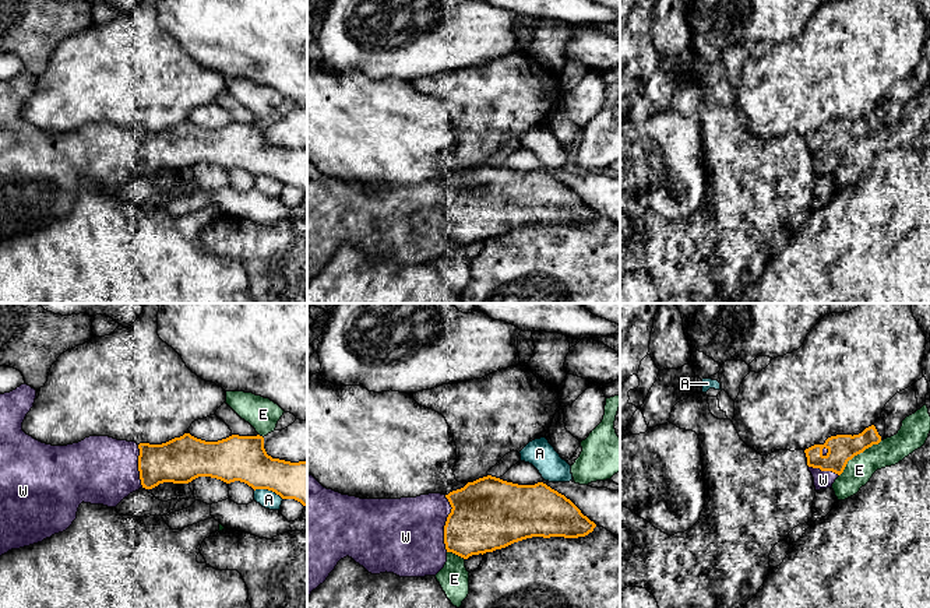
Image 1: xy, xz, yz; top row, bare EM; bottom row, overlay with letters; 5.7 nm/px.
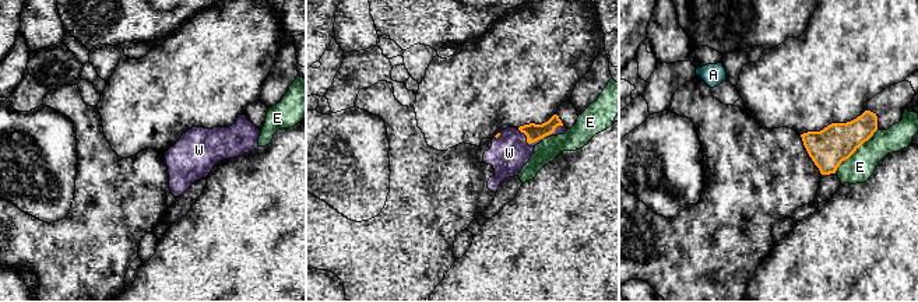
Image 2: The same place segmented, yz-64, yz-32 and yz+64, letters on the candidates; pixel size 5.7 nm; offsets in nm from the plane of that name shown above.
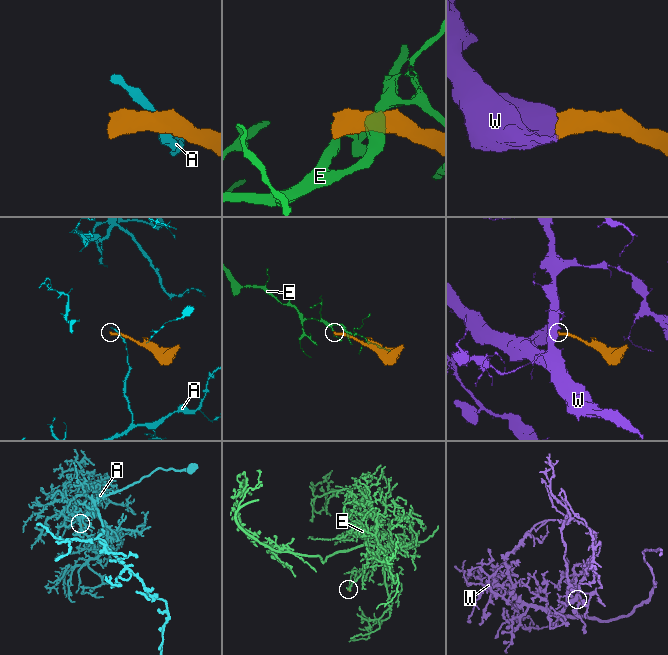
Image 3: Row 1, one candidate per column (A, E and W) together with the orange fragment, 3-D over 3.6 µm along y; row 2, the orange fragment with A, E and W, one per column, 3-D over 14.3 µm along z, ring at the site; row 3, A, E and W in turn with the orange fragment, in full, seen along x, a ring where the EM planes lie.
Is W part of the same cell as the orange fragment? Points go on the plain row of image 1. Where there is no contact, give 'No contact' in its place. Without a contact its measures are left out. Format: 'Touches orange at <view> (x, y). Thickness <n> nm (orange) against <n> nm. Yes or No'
Touches orange at xz (446, 210). Thickness 420 nm (orange) against 440 nm. Yes

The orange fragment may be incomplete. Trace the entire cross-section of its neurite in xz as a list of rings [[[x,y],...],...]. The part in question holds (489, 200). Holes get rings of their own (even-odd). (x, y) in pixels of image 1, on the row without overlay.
[[[307,159],[307,284],[346,243],[371,261],[436,263],[452,239],[464,246],[532,224],[578,225],[596,211],[564,182],[543,169],[518,172],[487,162],[448,182],[360,186],[324,175]]]

